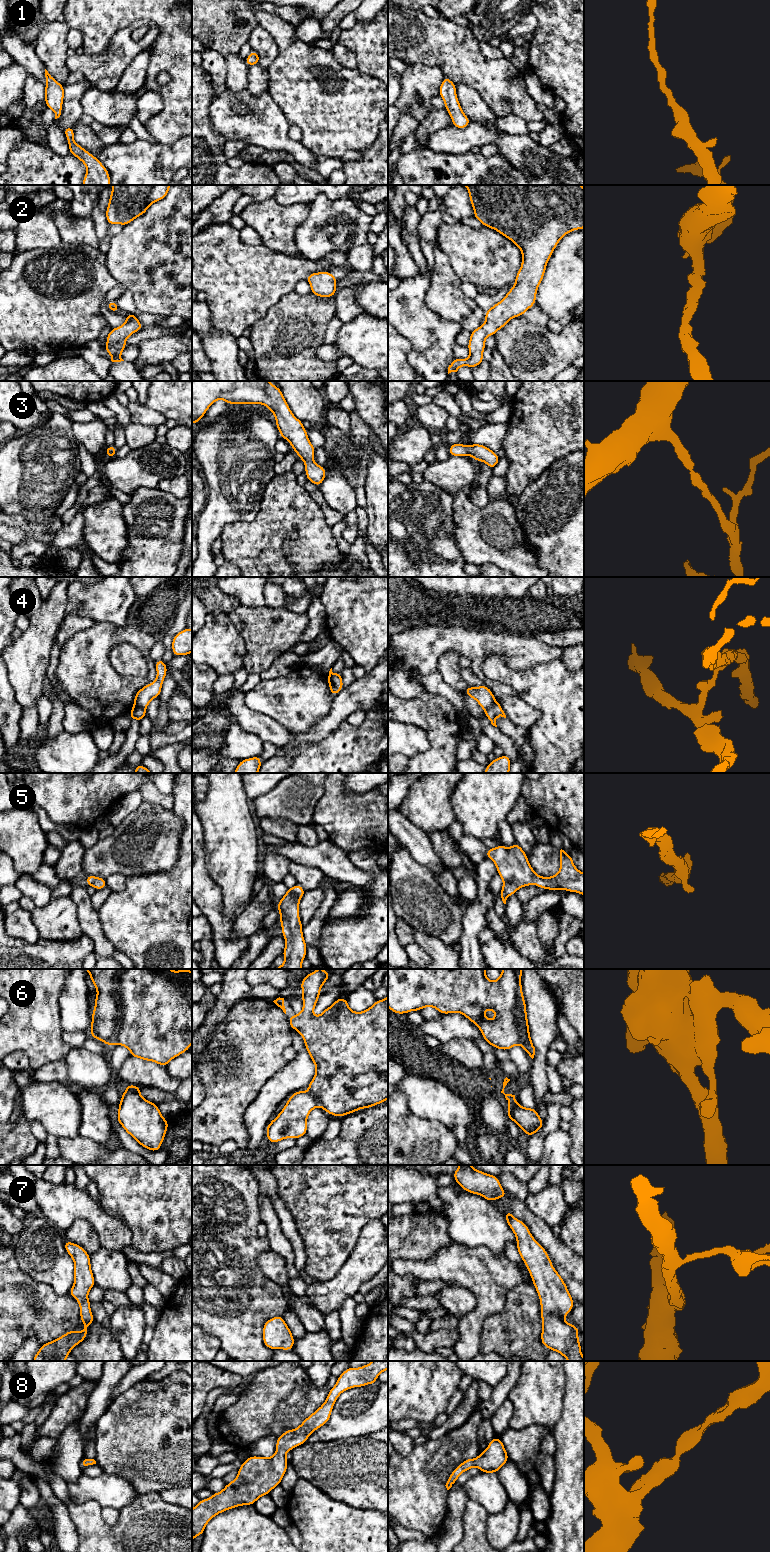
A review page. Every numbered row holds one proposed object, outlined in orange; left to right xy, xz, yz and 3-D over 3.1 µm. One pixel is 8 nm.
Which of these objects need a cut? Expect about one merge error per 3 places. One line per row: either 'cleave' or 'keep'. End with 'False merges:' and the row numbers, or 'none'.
1: keep
2: keep
3: keep
4: cleave
5: keep
6: cleave
7: keep
8: keep
False merges: 4, 6

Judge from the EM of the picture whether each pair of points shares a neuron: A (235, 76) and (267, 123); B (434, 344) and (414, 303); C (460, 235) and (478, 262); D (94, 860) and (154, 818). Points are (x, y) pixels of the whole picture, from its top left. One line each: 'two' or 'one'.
A: two
B: one
C: one
D: one

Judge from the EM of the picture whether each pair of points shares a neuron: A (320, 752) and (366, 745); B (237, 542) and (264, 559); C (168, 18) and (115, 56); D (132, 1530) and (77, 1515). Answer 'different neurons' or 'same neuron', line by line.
A: same neuron
B: same neuron
C: different neurons
D: same neuron

